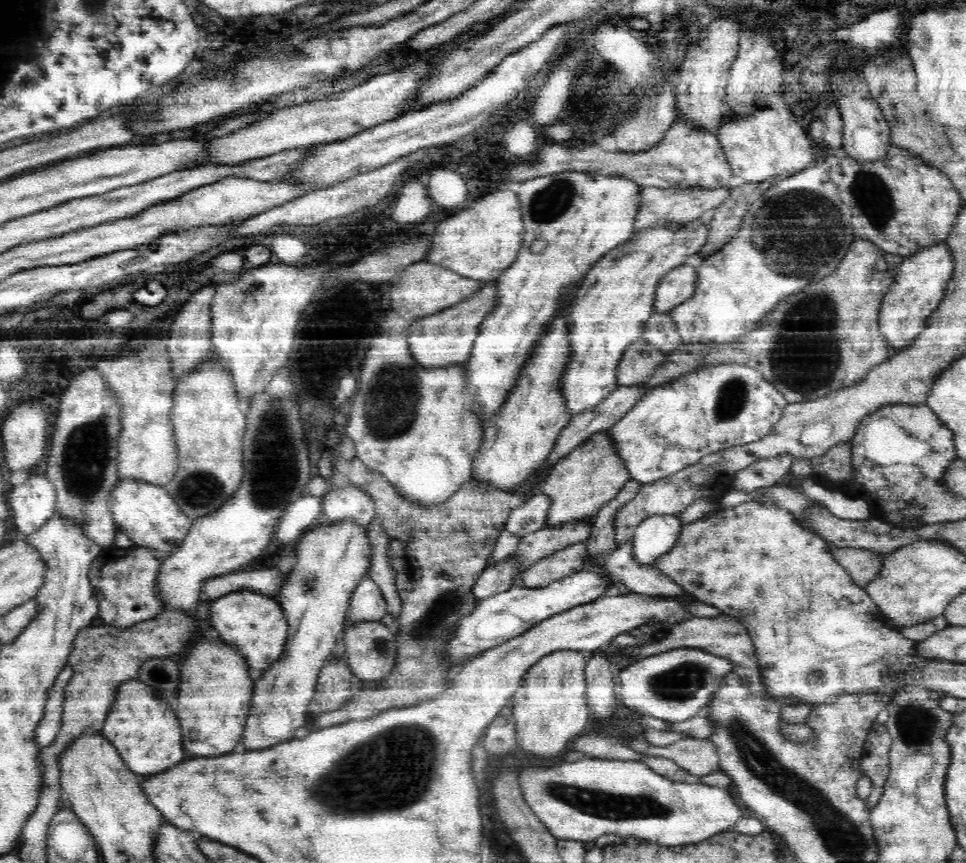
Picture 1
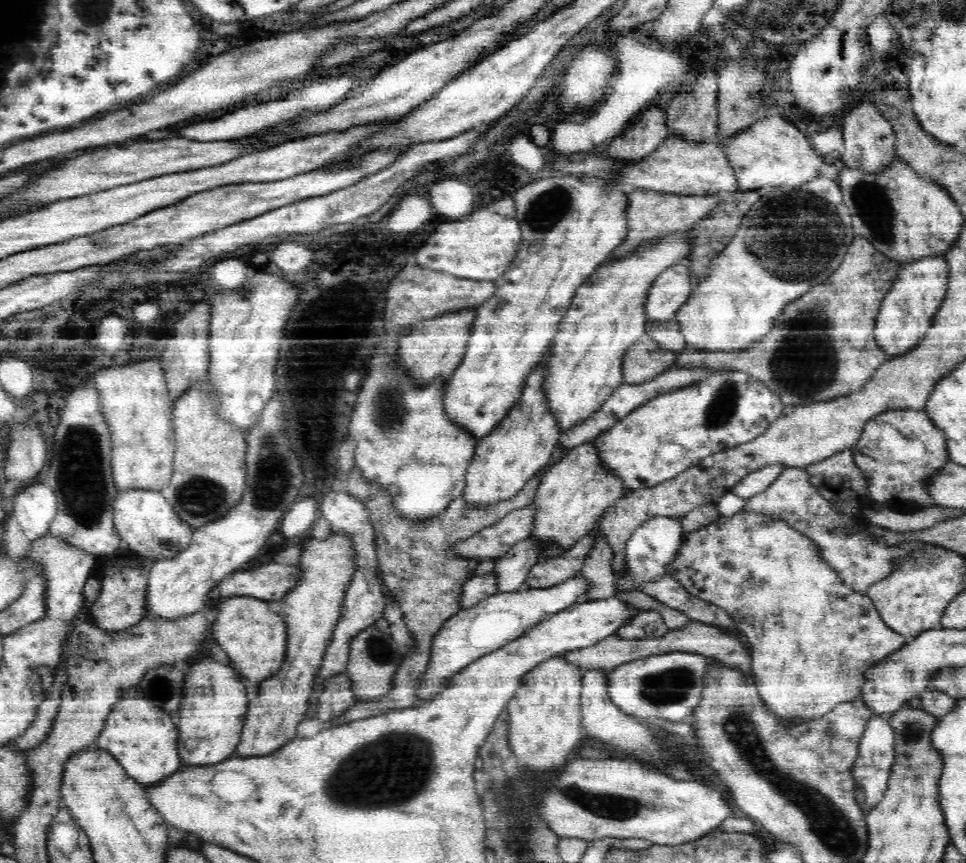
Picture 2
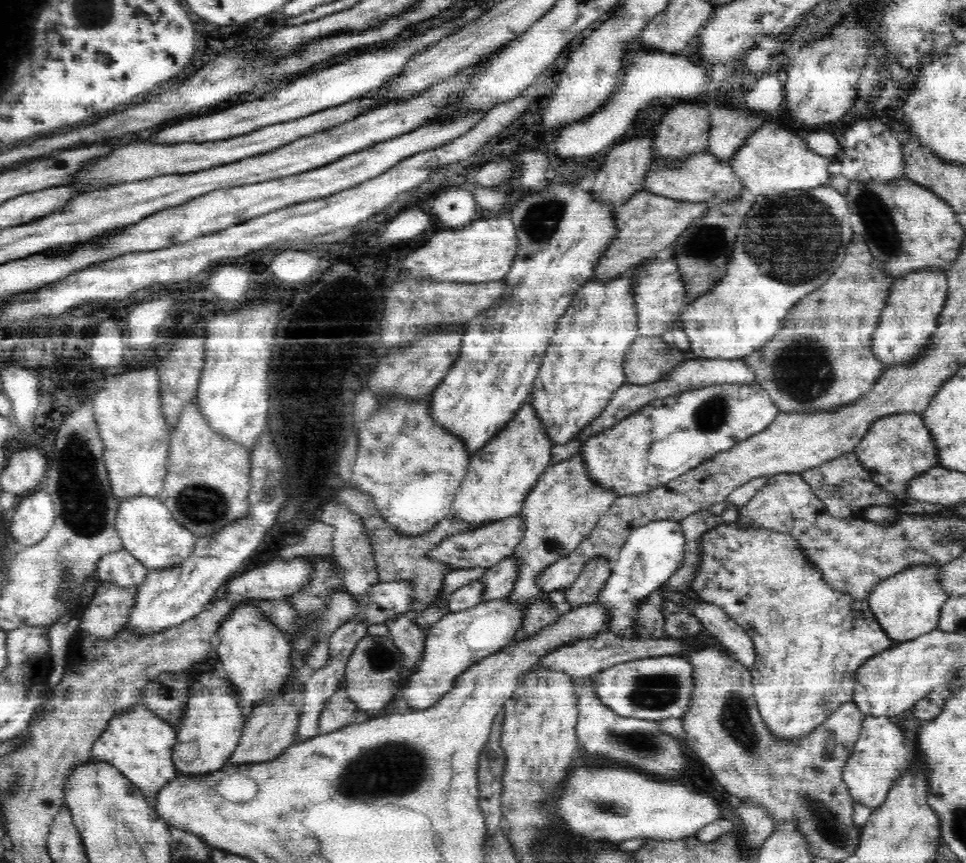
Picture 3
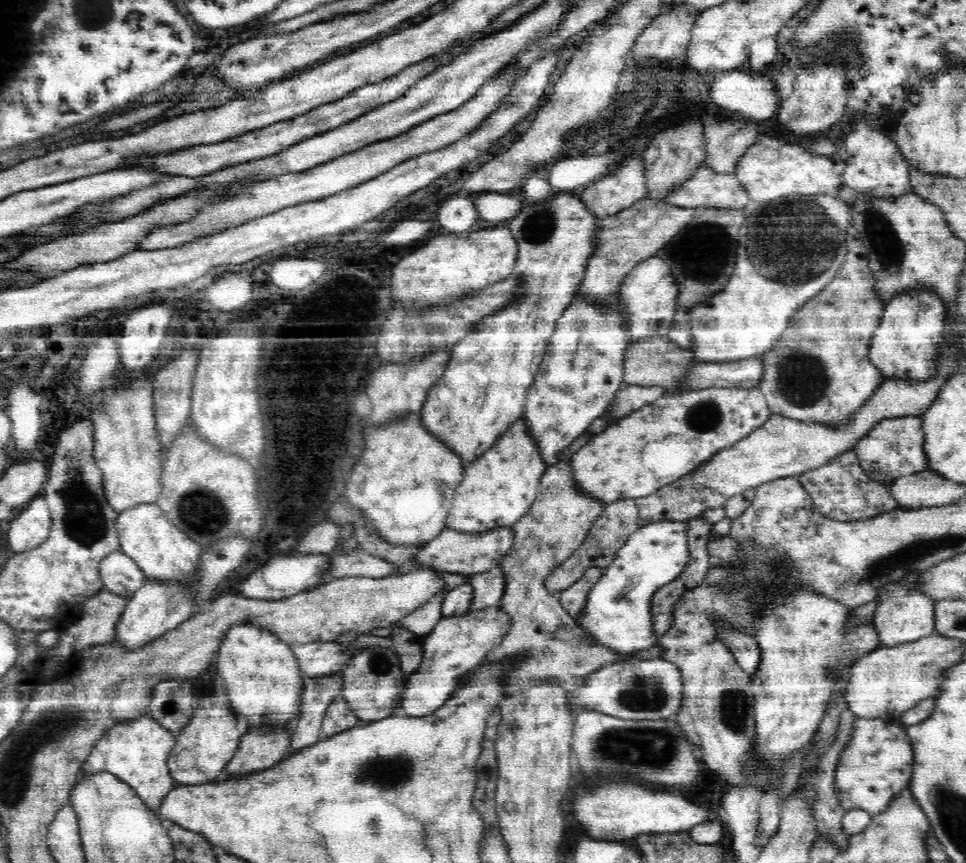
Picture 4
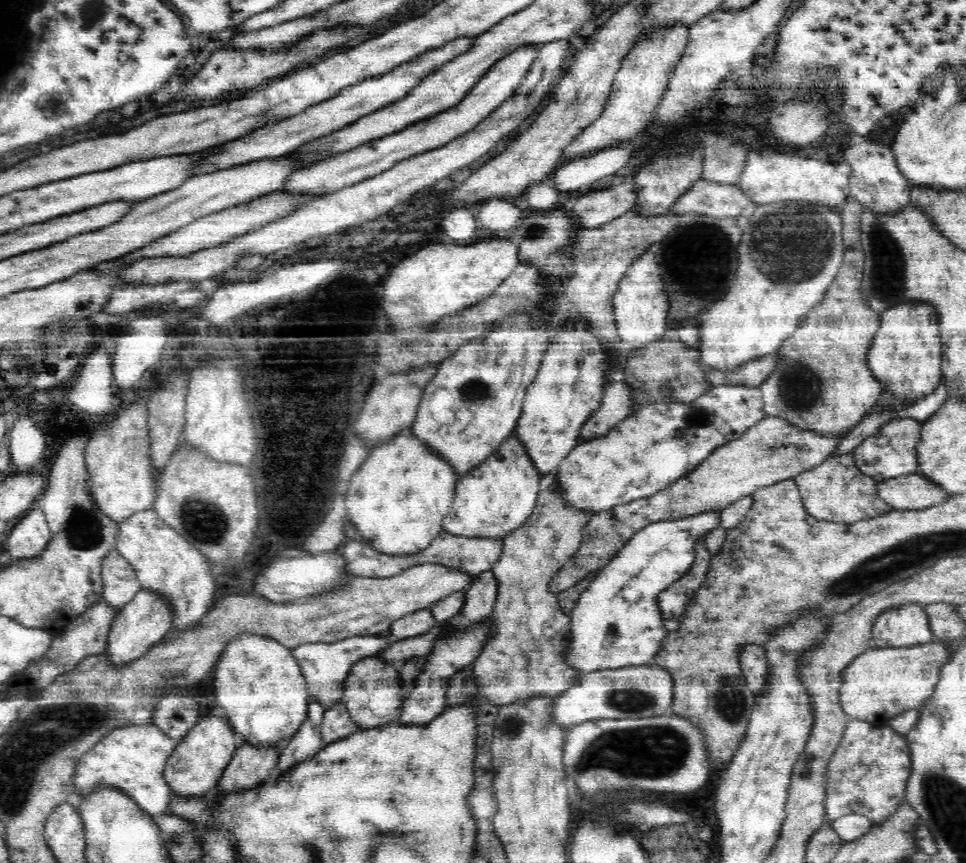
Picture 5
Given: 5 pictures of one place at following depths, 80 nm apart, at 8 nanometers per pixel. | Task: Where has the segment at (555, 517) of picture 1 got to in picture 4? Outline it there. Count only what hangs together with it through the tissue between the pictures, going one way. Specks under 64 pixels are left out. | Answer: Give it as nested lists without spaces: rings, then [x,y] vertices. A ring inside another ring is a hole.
[[[560,460],[546,469],[536,500],[513,526],[514,542],[499,565],[506,577],[506,590],[498,606],[510,617],[510,632],[502,644],[490,651],[480,664],[490,664],[506,658],[513,660],[513,671],[505,674],[505,696],[509,700],[514,692],[532,688],[542,680],[563,688],[574,700],[585,678],[600,667],[630,658],[656,658],[661,654],[663,648],[660,644],[630,656],[621,656],[615,650],[596,646],[596,641],[578,627],[576,618],[566,613],[557,595],[545,588],[546,578],[581,547],[604,505],[577,488],[569,462]]]

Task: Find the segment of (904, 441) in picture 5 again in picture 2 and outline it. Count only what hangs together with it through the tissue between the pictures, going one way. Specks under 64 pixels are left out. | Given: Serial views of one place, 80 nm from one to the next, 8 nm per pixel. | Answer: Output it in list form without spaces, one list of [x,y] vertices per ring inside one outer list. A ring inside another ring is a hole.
[[[900,408],[877,414],[866,422],[864,430],[856,444],[851,448],[857,467],[866,477],[869,490],[869,502],[918,502],[922,508],[934,507],[935,502],[927,496],[925,484],[929,478],[937,473],[949,460],[946,448],[946,437],[943,432],[933,425],[925,409],[914,410],[912,408]],[[882,424],[895,428],[904,439],[921,440],[924,444],[924,456],[920,460],[896,460],[894,456],[888,457],[888,452],[881,451]]]

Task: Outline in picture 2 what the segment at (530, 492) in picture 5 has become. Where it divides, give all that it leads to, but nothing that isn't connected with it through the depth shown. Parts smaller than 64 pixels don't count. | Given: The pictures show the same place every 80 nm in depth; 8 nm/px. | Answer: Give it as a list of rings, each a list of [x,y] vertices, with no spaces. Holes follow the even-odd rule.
[[[551,347],[542,362],[530,372],[520,400],[510,408],[506,418],[478,442],[465,474],[466,486],[461,494],[467,506],[482,508],[502,500],[512,500],[542,468],[552,464],[552,452],[559,444],[561,433],[543,392],[550,355]]]

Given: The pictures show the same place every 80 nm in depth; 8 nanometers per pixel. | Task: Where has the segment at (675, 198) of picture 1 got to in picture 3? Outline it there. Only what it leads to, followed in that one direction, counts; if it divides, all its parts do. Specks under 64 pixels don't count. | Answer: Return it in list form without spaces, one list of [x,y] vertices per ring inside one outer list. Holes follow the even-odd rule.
[[[649,191],[630,196],[630,200],[613,208],[616,236],[600,256],[596,268],[593,268],[591,280],[610,282],[614,278],[620,278],[624,272],[628,272],[636,264],[666,253],[669,246],[674,244],[682,232],[690,228],[694,220],[704,216],[704,212],[710,208],[711,204],[710,201],[682,202],[681,200],[672,200]]]

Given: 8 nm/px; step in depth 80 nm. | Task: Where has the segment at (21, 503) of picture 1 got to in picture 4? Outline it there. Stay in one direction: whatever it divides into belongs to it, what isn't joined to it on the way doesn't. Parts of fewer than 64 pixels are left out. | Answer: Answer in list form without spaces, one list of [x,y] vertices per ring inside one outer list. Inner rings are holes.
[[[37,495],[10,520],[8,544],[12,552],[38,548],[49,536],[52,519],[43,495]]]

